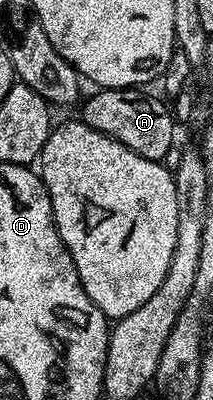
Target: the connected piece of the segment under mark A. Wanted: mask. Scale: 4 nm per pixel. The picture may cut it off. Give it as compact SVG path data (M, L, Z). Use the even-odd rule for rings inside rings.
M98 88L90 99L87 97L81 103L80 120L88 124L88 128L96 128L104 136L132 148L140 156L153 162L162 162L165 154L174 146L174 128L176 121L171 113L171 107L158 98L153 98L142 88L123 88L112 90ZM86 102L86 103L85 103Z

